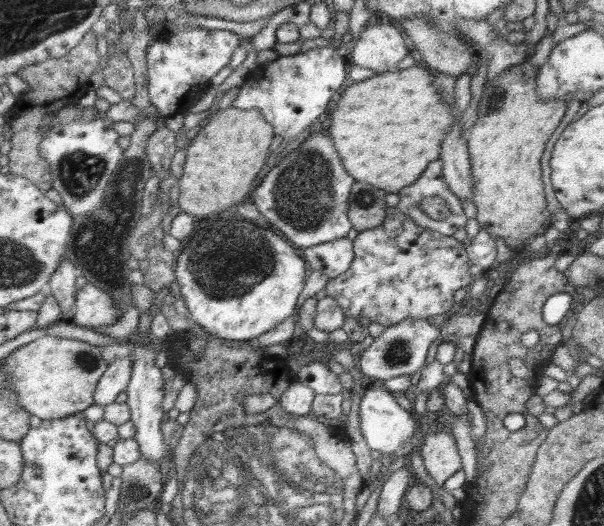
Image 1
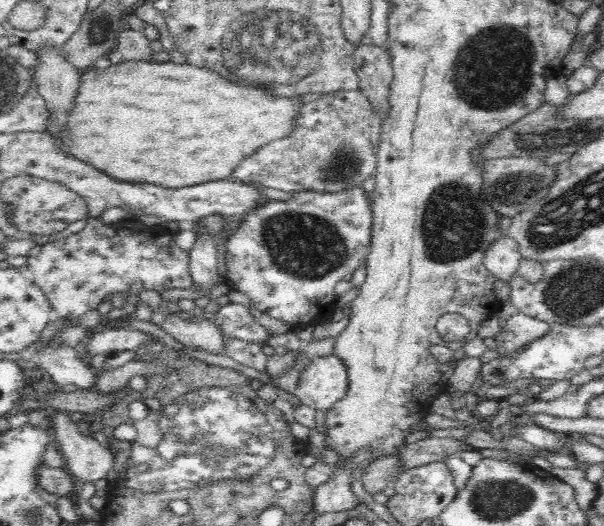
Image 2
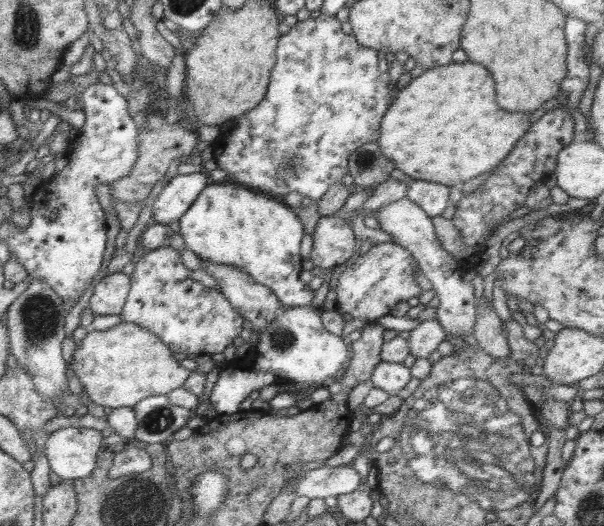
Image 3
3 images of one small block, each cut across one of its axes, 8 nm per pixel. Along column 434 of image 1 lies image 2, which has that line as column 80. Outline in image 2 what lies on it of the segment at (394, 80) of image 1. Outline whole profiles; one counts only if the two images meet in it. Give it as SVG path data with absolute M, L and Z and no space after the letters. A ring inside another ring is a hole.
M123 61L120 64L111 65L105 70L99 70L95 67L84 72L80 83L80 90L76 94L76 106L72 114L68 116L66 128L68 136L60 140L60 148L64 146L64 152L84 160L98 170L104 170L106 174L112 174L114 178L122 182L131 183L152 183L153 185L164 186L168 188L184 188L184 186L194 186L204 184L204 182L216 181L220 179L229 179L232 172L242 164L244 158L254 154L261 146L268 144L278 138L284 138L292 132L296 124L296 116L303 103L298 97L284 97L284 95L274 95L270 89L264 87L248 86L248 84L238 84L222 78L218 72L213 72L208 68L186 64L174 64L171 61L156 64L156 62L144 61Z

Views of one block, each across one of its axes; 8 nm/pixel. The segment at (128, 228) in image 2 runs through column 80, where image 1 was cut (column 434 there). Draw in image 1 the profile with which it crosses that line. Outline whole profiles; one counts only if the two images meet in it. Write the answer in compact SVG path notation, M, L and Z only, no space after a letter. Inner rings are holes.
M387 208L382 224L359 232L353 240L353 253L350 268L327 282L327 296L336 300L345 317L360 319L366 316L371 322L386 327L408 318L428 320L436 314L444 314L455 304L454 292L459 288L468 288L475 279L468 271L472 264L462 241L414 224L398 208Z

